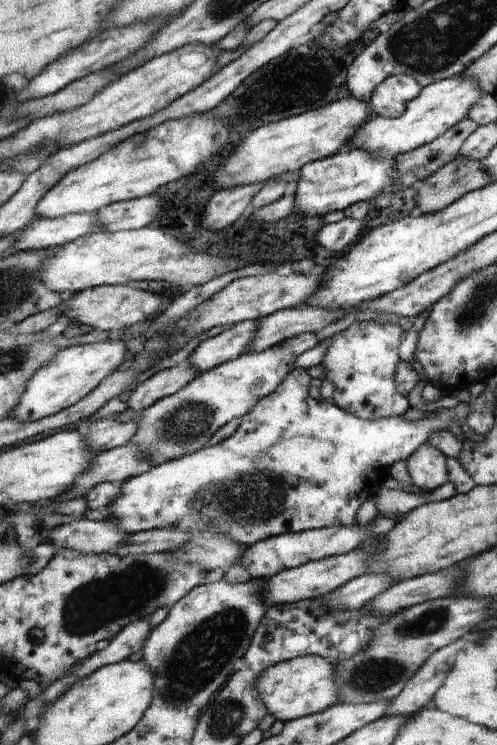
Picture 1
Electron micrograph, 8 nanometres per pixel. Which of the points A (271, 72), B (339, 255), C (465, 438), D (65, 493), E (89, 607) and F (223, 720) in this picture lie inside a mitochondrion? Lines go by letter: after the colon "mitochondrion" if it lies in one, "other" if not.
A: mitochondrion
B: other
C: other
D: other
E: mitochondrion
F: mitochondrion

